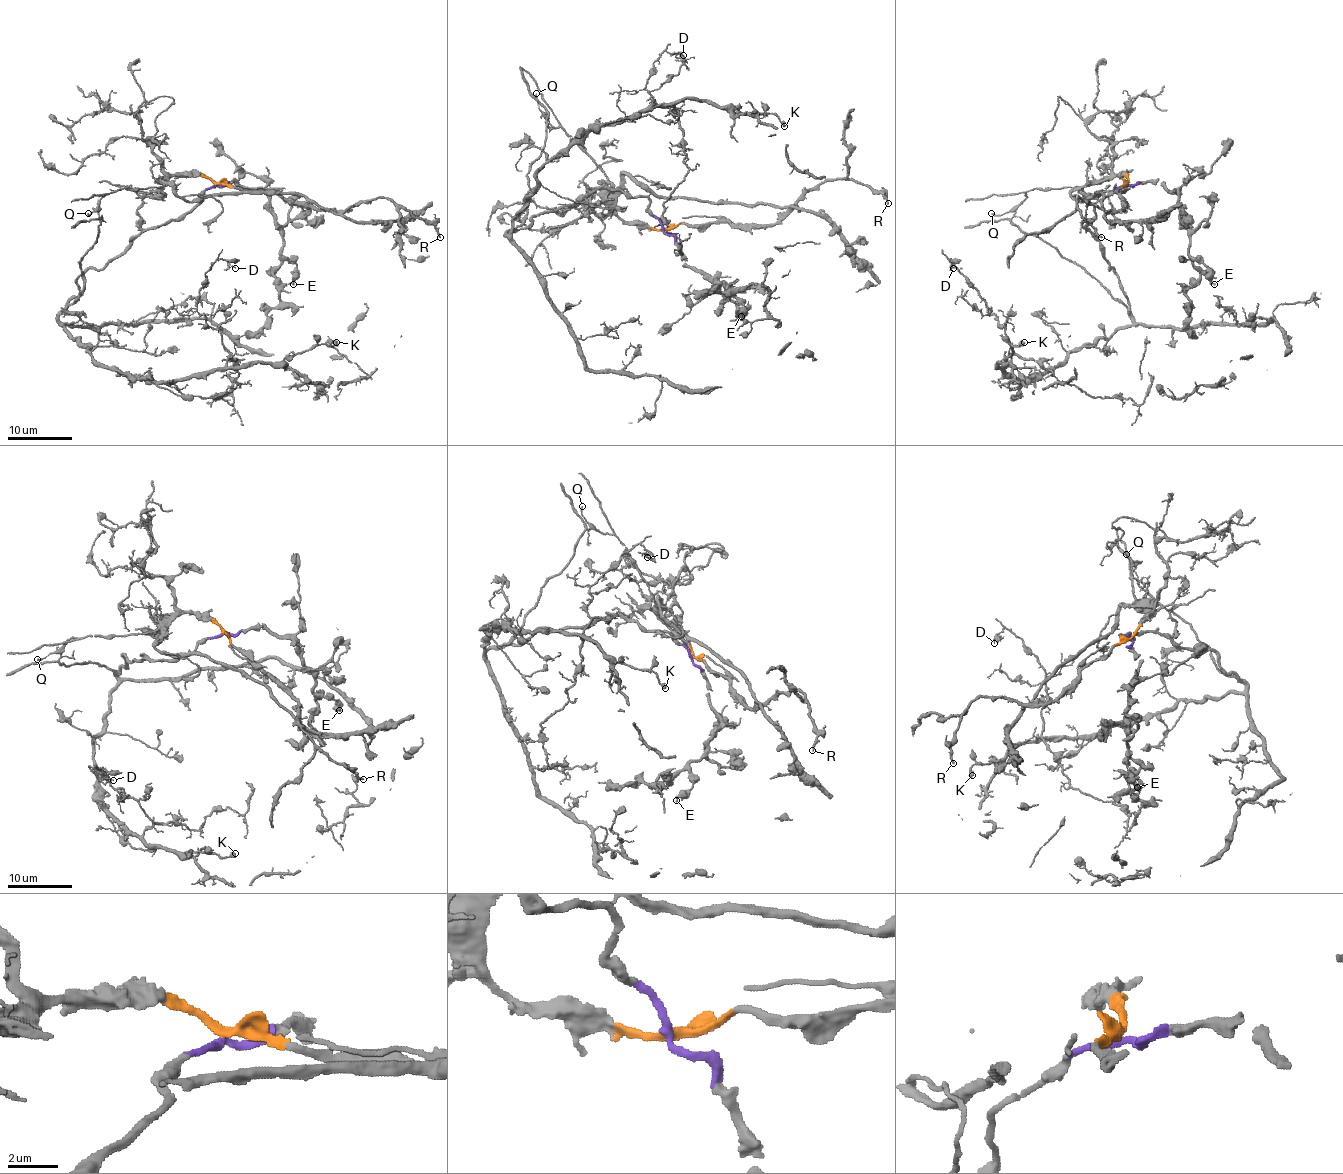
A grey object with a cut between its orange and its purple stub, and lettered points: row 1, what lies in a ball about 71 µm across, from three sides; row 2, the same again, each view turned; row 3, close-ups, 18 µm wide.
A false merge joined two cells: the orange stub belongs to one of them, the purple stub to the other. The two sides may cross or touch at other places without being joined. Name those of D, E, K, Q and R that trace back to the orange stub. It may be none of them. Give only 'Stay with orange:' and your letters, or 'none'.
Stay with orange: Q, R

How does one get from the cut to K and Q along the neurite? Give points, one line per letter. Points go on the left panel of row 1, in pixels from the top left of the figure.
K: (216, 185), (89, 268), (59, 323), (100, 364), (153, 380), (283, 363), (336, 342)
Q: (216, 183), (203, 177), (173, 175), (161, 186), (116, 189), (102, 197), (88, 213)

